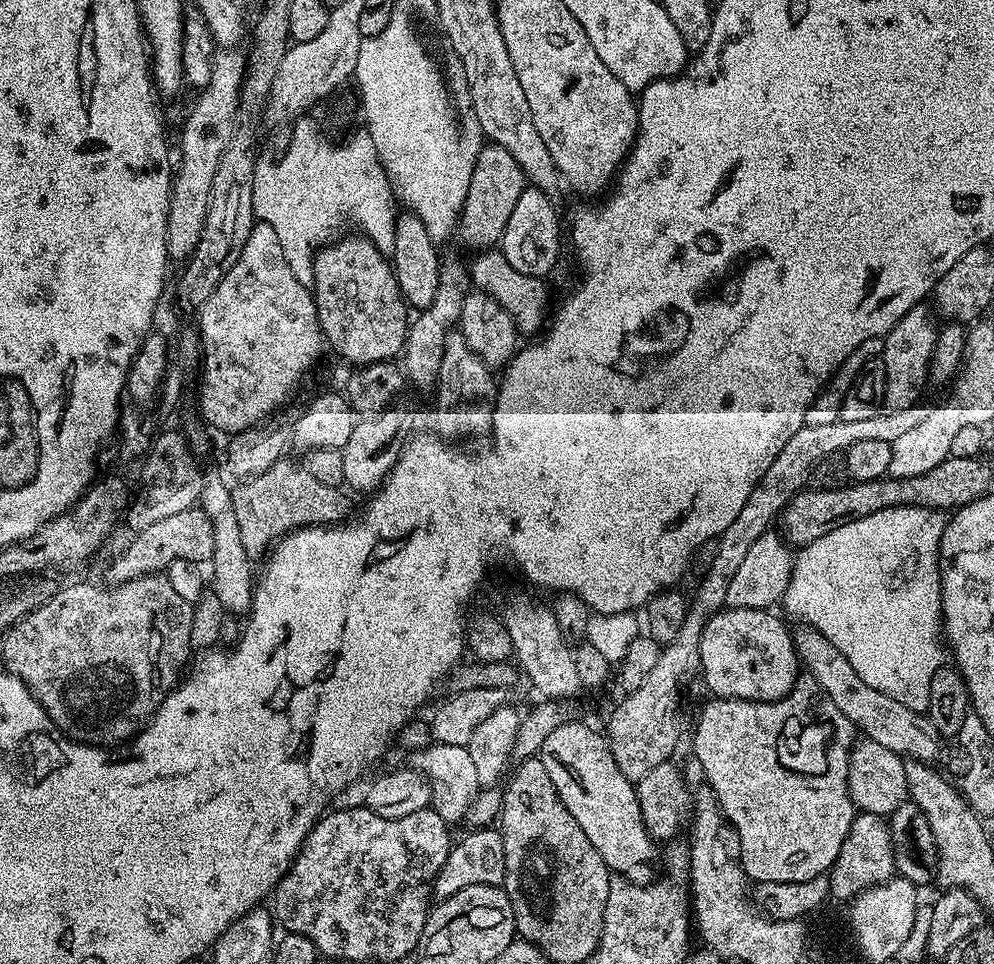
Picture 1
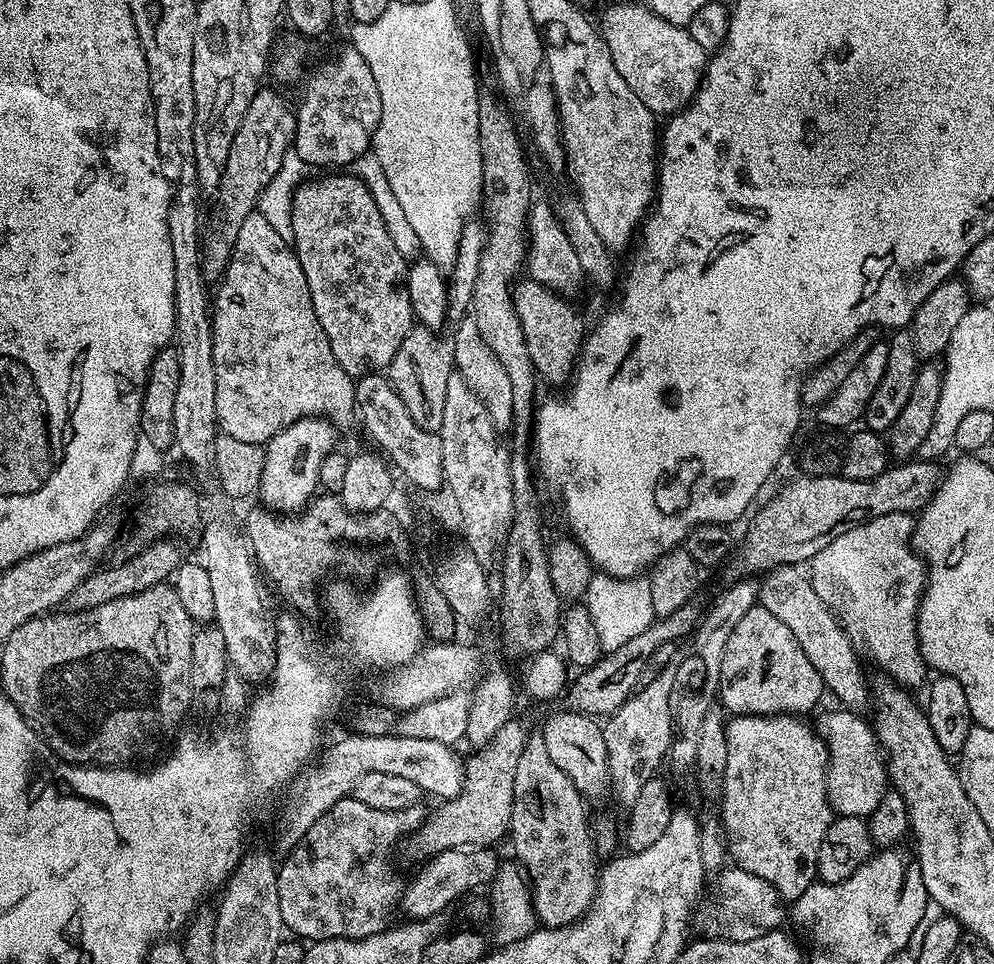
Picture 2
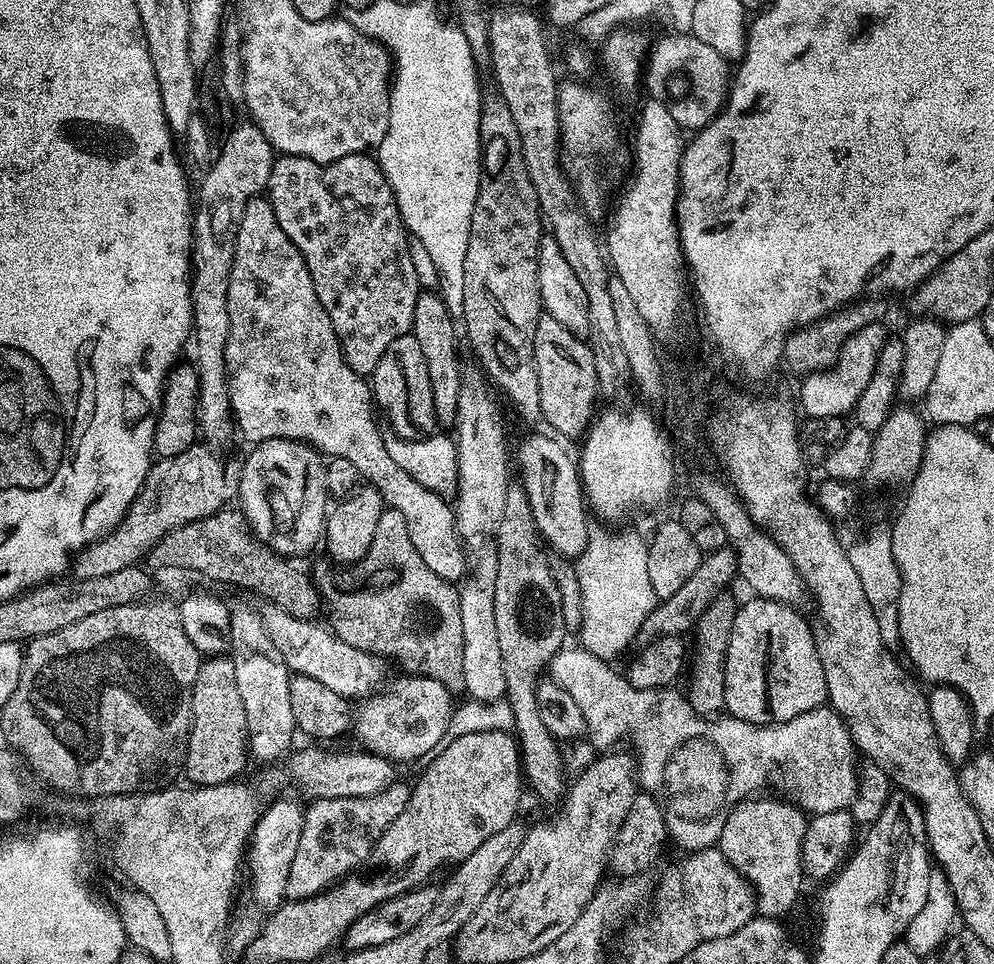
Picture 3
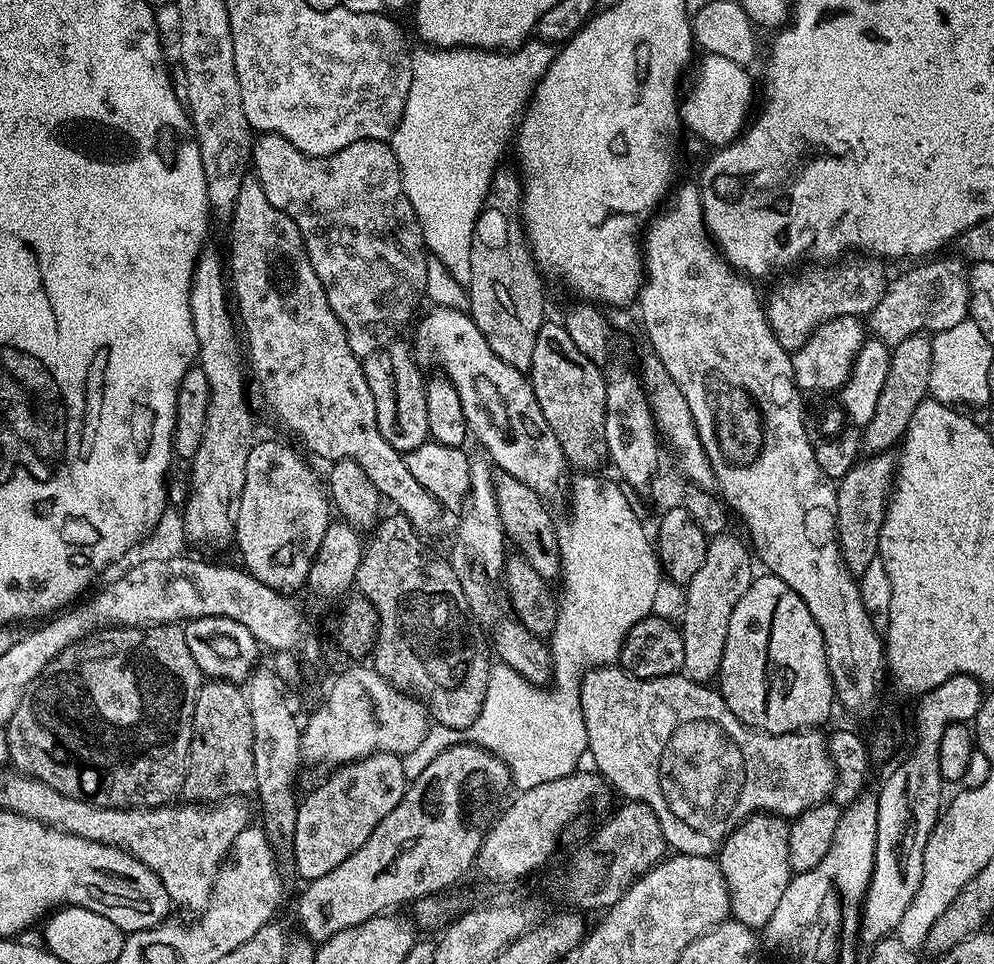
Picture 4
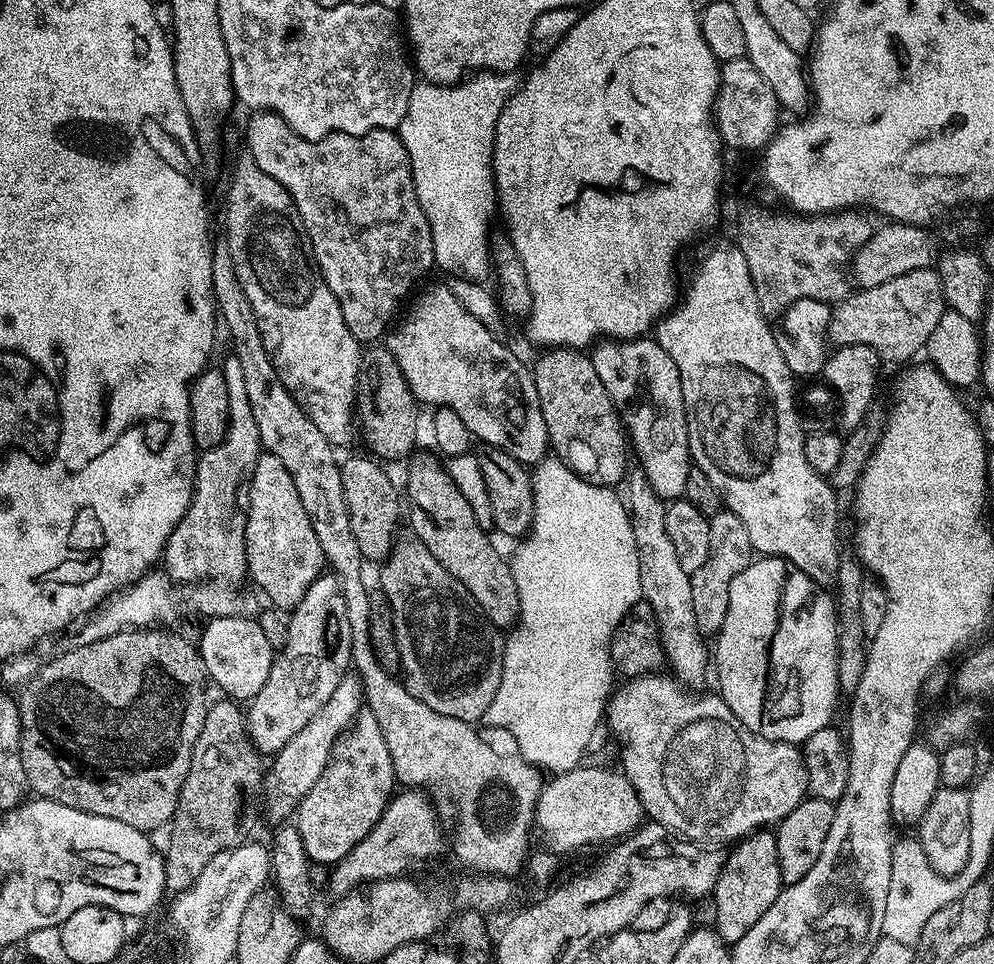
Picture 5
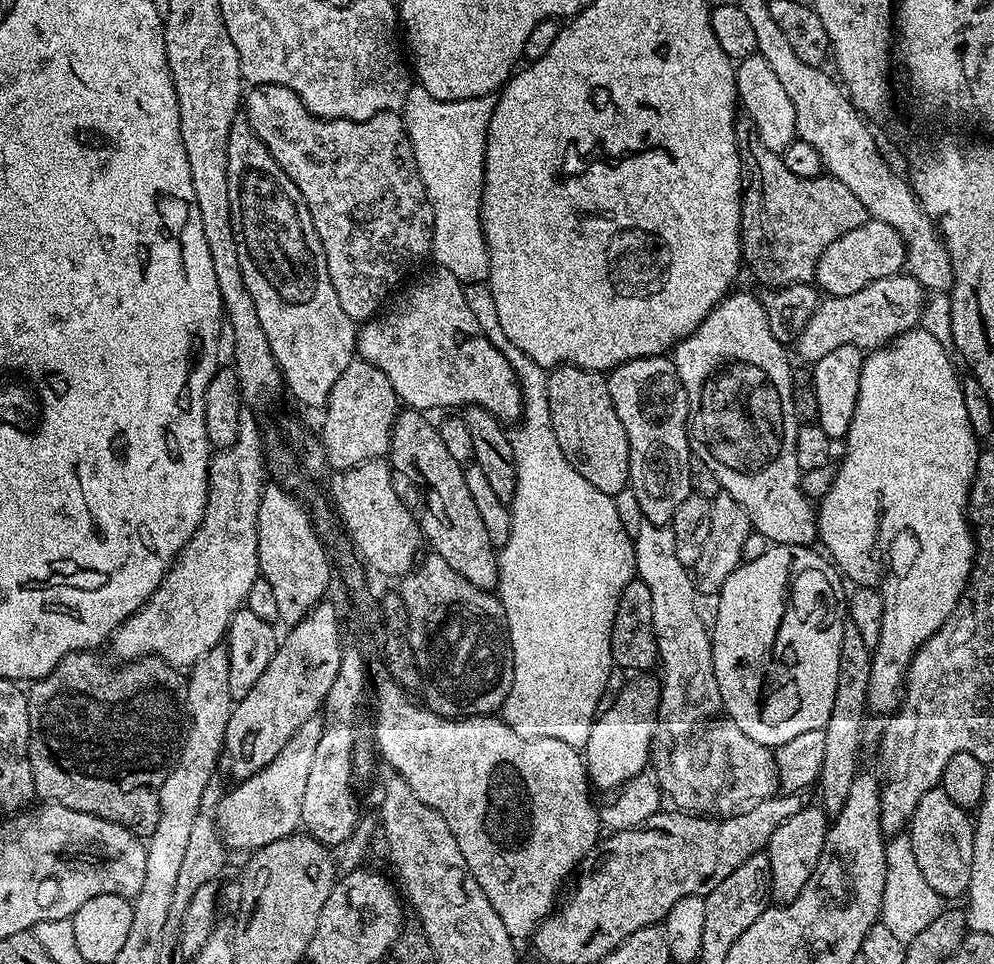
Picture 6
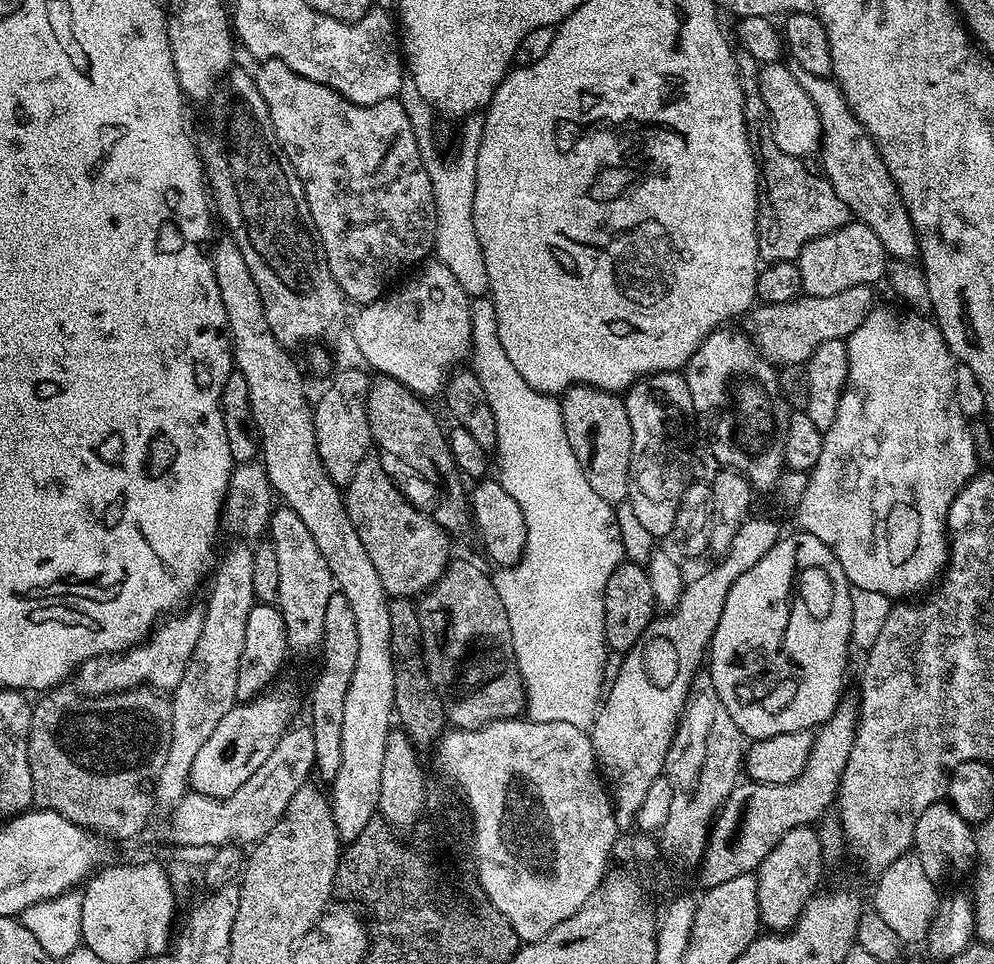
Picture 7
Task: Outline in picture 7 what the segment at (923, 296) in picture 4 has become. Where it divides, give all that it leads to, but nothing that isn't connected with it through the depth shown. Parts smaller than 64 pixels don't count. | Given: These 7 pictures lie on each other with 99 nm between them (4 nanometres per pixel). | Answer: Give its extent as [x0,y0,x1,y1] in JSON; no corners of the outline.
[746,284,873,366]

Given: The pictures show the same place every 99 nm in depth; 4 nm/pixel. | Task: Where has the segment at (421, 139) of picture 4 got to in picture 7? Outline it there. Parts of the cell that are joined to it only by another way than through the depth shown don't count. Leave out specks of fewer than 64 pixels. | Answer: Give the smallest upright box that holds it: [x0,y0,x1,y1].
[398,78,488,298]

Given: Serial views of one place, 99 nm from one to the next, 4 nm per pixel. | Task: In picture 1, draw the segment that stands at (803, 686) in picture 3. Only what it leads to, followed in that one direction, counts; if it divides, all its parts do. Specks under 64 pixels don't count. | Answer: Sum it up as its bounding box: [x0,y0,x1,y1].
[700,608,798,700]

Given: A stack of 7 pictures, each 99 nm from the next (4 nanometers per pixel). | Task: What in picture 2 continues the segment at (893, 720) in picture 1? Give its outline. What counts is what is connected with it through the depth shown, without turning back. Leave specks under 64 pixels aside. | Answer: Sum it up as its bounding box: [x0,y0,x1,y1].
[758,564,870,710]

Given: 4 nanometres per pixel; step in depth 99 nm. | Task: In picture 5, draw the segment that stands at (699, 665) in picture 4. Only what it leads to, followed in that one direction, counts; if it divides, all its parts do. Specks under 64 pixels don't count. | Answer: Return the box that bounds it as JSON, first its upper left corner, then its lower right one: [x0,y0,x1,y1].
[690,510,754,636]

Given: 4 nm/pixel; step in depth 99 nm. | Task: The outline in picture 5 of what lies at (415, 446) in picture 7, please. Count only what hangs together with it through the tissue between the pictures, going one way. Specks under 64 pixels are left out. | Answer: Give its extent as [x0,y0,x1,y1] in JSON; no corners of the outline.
[407,451,520,629]

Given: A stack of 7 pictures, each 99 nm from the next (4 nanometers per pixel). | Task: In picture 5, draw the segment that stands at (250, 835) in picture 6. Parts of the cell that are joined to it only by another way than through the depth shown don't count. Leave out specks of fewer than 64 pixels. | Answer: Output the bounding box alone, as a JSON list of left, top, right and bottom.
[263,674,365,822]

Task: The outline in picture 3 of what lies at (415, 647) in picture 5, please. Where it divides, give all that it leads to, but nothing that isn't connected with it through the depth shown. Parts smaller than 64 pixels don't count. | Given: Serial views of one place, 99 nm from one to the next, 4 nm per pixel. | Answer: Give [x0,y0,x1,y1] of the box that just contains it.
[314,507,464,694]

